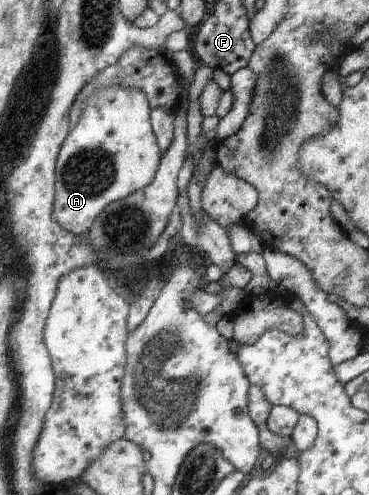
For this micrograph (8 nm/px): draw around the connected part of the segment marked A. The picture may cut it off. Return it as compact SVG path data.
M120 81L110 87L96 89L88 99L84 99L80 121L66 136L56 159L54 211L52 211L54 221L74 235L86 235L93 221L110 203L125 199L154 181L161 155L151 127L151 109L146 95L140 89L128 87Z

